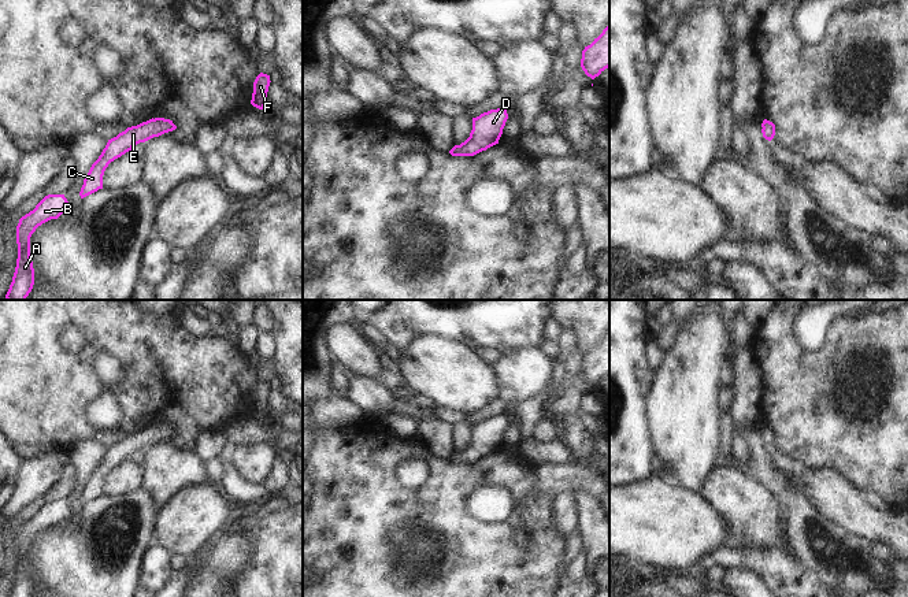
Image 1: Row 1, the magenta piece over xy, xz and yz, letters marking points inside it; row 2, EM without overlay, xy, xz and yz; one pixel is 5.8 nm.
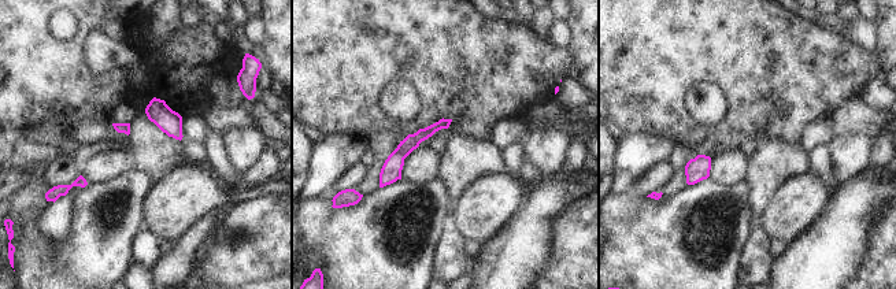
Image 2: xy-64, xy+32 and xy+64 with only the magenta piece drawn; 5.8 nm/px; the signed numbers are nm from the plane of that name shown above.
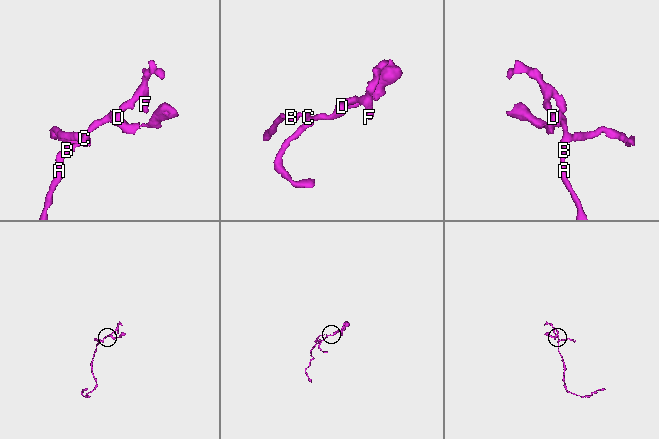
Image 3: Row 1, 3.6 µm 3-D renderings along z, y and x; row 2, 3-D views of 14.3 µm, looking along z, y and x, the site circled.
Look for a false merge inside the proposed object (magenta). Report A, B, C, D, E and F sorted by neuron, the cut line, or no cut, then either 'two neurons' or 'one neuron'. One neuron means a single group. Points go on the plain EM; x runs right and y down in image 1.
A B C D E F; no cut; one neuron

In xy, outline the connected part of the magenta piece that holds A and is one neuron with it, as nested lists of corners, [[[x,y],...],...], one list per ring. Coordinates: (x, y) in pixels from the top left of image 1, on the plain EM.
[[[64,501],[45,503],[33,518],[19,526],[16,533],[18,566],[8,597],[31,597],[34,575],[30,566],[30,544],[42,530],[58,526],[68,515]]]

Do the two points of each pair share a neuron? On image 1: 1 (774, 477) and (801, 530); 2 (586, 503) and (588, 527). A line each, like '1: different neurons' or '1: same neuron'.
1: same neuron
2: same neuron

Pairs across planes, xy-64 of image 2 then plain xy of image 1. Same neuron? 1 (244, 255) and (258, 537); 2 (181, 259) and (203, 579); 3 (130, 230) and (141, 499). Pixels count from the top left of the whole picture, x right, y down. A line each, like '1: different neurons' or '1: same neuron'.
1: same neuron
2: different neurons
3: same neuron

